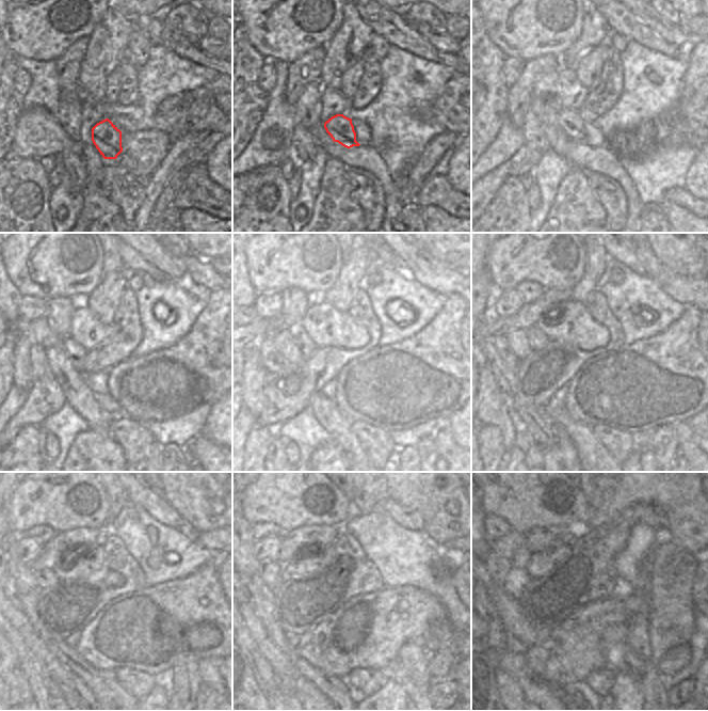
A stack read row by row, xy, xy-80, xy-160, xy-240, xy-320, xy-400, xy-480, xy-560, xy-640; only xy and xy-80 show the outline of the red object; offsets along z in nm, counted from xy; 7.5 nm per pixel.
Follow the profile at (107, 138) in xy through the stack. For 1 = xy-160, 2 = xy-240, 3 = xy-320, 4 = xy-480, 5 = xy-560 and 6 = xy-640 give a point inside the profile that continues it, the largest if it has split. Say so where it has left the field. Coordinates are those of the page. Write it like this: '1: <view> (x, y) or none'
1: xy-160 (569, 121)
2: xy-240 (76, 352)
3: xy-320 (289, 343)
4: xy-480 (35, 581)
5: xy-560 (272, 573)
6: xy-640 (498, 570)

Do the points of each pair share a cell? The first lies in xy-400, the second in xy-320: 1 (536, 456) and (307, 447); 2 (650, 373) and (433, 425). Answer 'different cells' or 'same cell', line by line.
1: different cells
2: different cells

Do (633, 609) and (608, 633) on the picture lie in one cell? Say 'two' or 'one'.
one

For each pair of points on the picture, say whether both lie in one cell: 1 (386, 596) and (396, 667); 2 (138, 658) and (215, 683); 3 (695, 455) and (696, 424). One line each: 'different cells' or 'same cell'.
1: different cells
2: different cells
3: different cells

